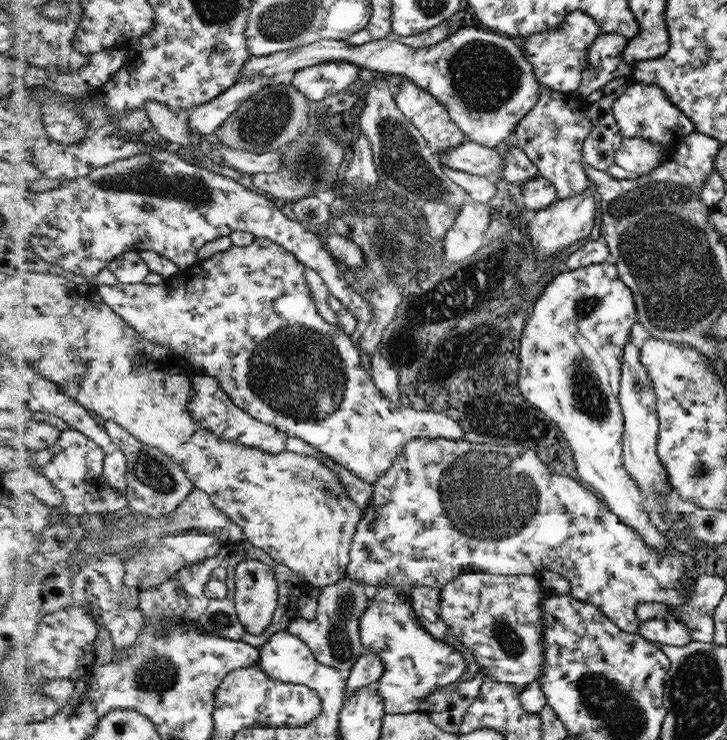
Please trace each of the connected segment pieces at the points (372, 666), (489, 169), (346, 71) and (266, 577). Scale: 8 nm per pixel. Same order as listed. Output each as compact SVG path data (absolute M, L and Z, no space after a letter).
M368 650L359 656L346 674L345 698L350 698L359 688L376 684L383 670L384 665L375 652Z
M467 139L461 145L443 150L438 157L445 170L458 170L492 180L502 179L503 156L492 147Z
M338 60L295 71L291 85L306 94L311 104L316 104L336 93L342 93L358 78L355 63Z
M248 560L237 571L237 611L252 634L264 634L278 606L274 569L260 560Z

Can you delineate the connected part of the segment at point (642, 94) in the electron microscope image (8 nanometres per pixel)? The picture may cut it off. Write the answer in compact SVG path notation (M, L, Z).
M656 84L630 85L613 103L614 119L624 137L656 142L660 148L660 164L667 161L684 138L695 131L695 126L682 110L676 108L661 86Z

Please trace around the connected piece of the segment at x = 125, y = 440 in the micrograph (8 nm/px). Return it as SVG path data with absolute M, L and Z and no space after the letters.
M107 420L105 428L123 448L128 458L129 485L124 491L125 500L130 504L128 511L160 517L178 510L178 507L197 487L186 470L162 449L143 443L140 438L135 437L127 428L124 428L124 425Z

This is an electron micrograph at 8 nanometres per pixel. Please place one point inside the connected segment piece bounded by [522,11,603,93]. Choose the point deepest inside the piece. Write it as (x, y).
(558, 56)

